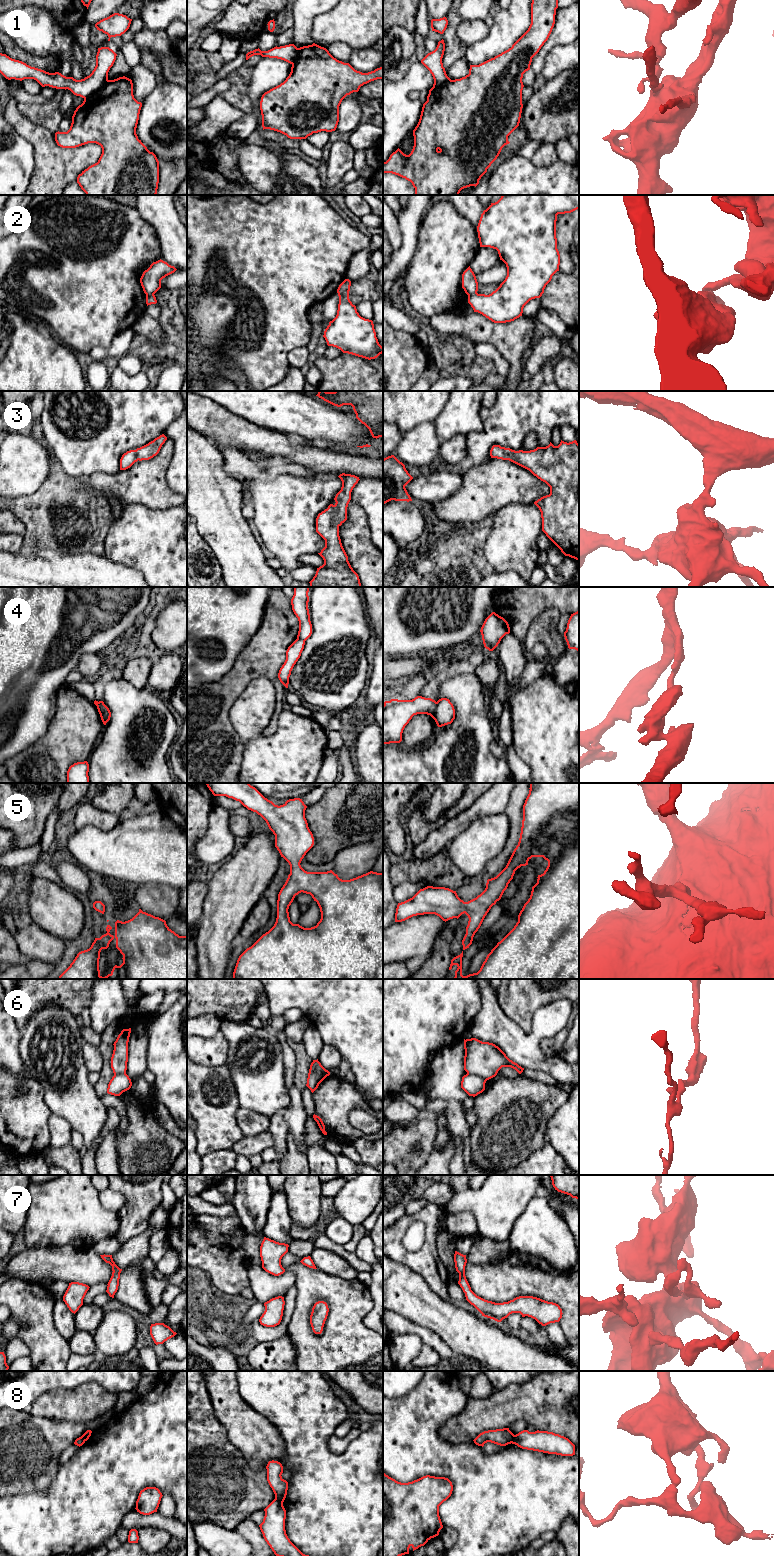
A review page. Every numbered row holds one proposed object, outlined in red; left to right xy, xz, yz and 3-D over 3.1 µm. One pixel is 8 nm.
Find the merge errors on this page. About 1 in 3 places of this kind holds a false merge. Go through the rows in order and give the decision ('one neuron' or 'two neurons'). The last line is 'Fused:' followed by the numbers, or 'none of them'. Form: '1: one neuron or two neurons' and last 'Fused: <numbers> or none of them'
1: two neurons
2: two neurons
3: one neuron
4: two neurons
5: one neuron
6: two neurons
7: one neuron
8: two neurons
Fused: 1, 2, 4, 6, 8

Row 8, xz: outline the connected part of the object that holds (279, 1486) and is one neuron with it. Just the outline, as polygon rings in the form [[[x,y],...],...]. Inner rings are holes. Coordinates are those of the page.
[[[272,1460],[268,1462],[266,1469],[267,1481],[275,1494],[275,1498],[283,1503],[288,1490],[288,1482],[281,1476],[283,1466],[280,1462]]]

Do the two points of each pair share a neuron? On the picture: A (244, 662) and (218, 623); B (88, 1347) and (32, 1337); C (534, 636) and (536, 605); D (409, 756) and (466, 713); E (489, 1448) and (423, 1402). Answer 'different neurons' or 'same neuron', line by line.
A: different neurons
B: different neurons
C: different neurons
D: same neuron
E: different neurons

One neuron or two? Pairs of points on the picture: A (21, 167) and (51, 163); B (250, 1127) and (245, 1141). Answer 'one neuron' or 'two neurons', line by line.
A: two neurons
B: two neurons

